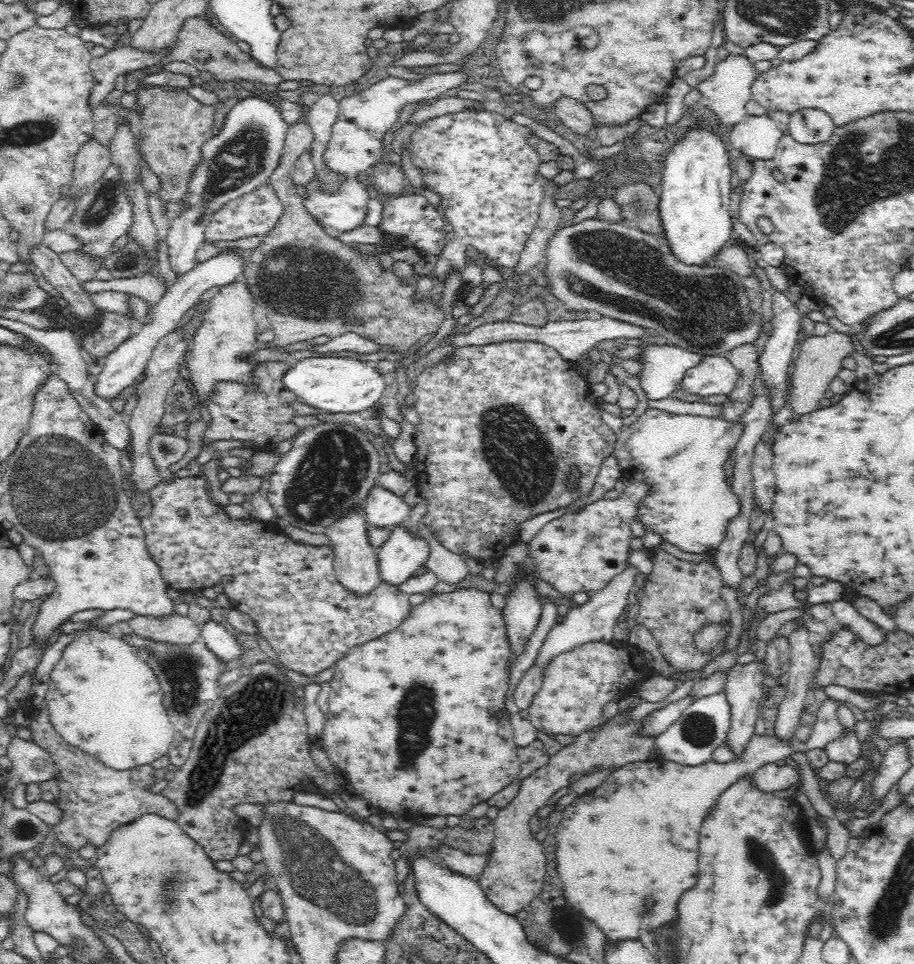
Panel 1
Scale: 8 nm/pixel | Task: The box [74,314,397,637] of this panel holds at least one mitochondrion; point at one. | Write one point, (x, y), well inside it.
(332, 466)

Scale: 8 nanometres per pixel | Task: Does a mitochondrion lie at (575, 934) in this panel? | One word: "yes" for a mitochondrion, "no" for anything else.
yes

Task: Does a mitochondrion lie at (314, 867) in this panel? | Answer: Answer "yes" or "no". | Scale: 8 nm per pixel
yes

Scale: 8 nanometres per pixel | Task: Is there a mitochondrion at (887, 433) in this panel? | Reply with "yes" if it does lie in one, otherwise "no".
no

